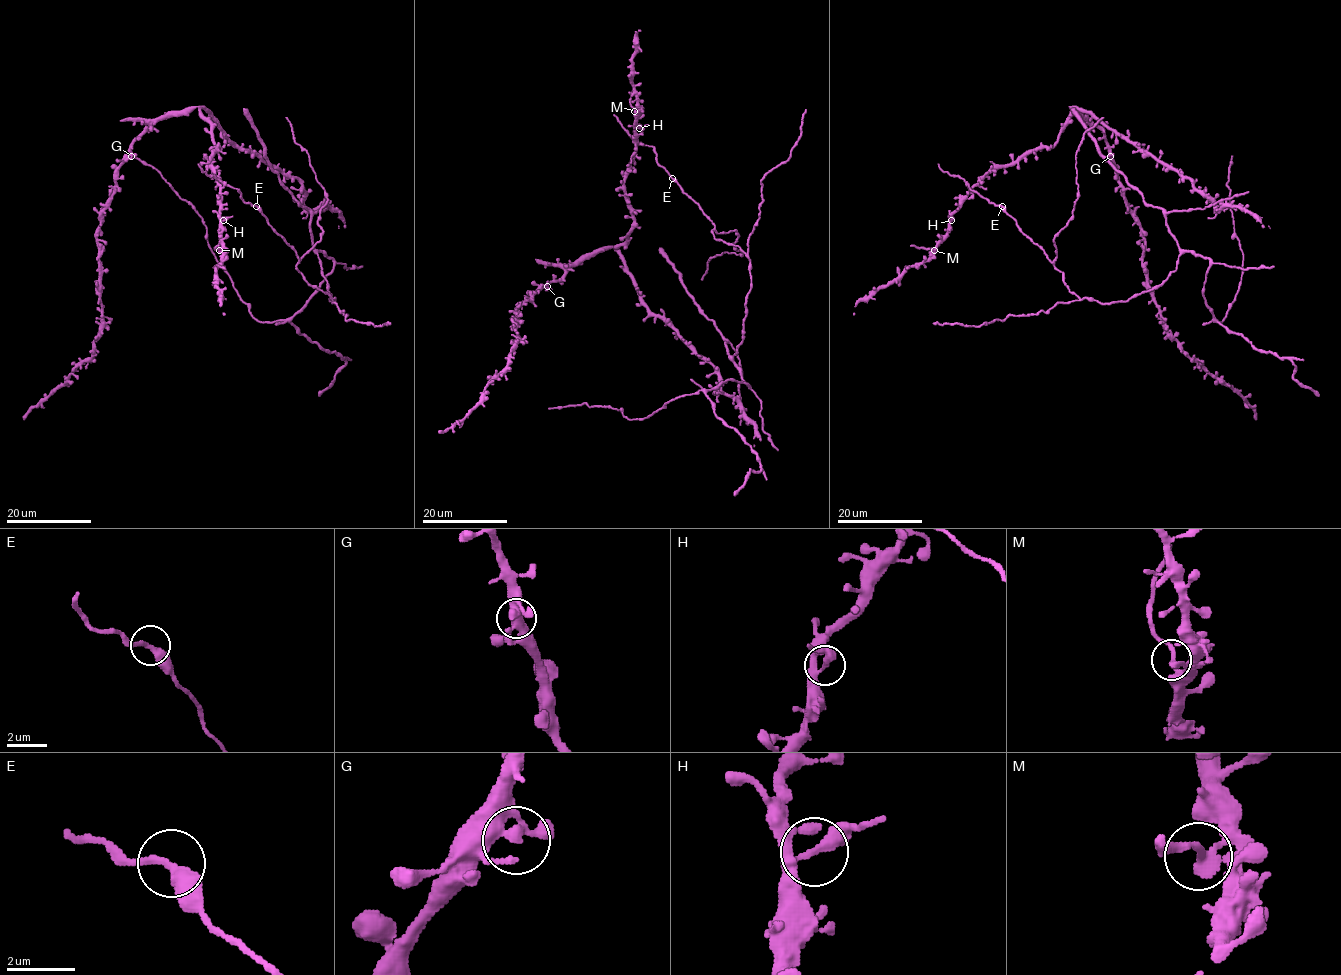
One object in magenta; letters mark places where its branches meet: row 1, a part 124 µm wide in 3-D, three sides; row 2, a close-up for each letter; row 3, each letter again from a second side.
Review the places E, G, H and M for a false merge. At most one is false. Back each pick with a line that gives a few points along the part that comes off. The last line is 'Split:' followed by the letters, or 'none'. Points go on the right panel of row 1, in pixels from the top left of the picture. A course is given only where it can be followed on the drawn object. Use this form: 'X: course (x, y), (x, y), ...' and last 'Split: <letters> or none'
M: course (934, 250), (910, 246)
Split: M

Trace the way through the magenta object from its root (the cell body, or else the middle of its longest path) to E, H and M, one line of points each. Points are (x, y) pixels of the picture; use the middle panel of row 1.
E: (682, 338), (650, 311), (616, 248), (633, 228), (624, 175), (637, 146), (652, 146), (656, 161), (672, 178)
H: (682, 338), (650, 311), (616, 248), (633, 228), (624, 175), (636, 150), (635, 129), (639, 128)
M: (682, 338), (650, 311), (616, 248), (626, 240), (634, 221), (625, 194), (624, 175), (636, 150), (635, 111)

